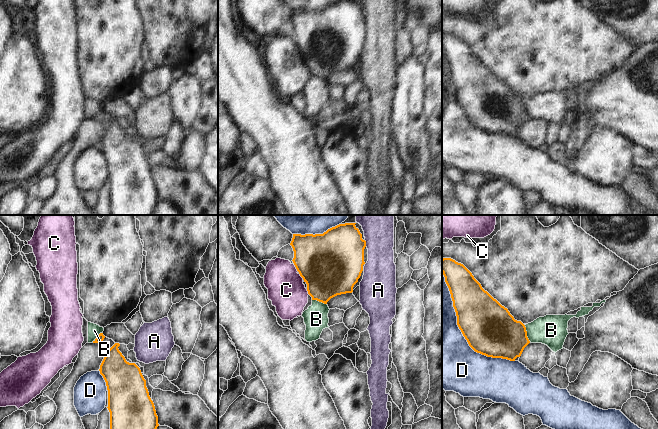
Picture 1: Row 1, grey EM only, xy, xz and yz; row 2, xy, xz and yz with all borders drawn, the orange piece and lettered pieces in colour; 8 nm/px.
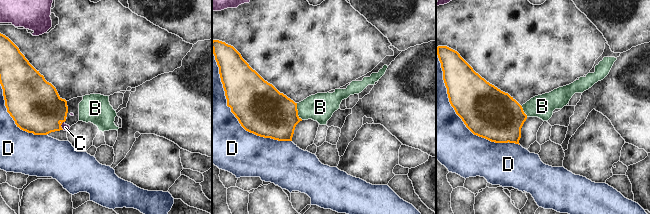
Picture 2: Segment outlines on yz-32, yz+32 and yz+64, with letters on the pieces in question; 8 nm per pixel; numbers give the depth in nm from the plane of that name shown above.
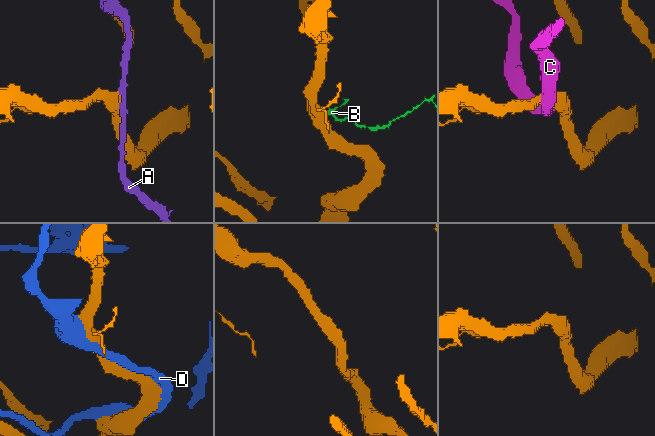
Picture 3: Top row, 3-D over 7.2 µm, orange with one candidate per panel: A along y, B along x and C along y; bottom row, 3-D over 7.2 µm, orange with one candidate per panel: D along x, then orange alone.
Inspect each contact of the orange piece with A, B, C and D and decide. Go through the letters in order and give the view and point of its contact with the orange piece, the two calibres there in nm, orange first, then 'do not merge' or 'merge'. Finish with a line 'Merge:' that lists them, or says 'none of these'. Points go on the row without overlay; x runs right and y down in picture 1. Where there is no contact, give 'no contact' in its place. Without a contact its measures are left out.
A: meets orange in xz at (365, 19); 440 nm thick on the orange side, 260 nm on the other; do not merge
B: meets orange in yz at (526, 109); 380 nm thick on the orange side, 260 nm on the other; do not merge
C: meets orange in xz at (296, 44); 460 nm thick on the orange side, 300 nm on the other; do not merge
D: meets orange in yz at (461, 107); 420 nm thick on the orange side, 460 nm on the other; do not merge
Merge: none of these

